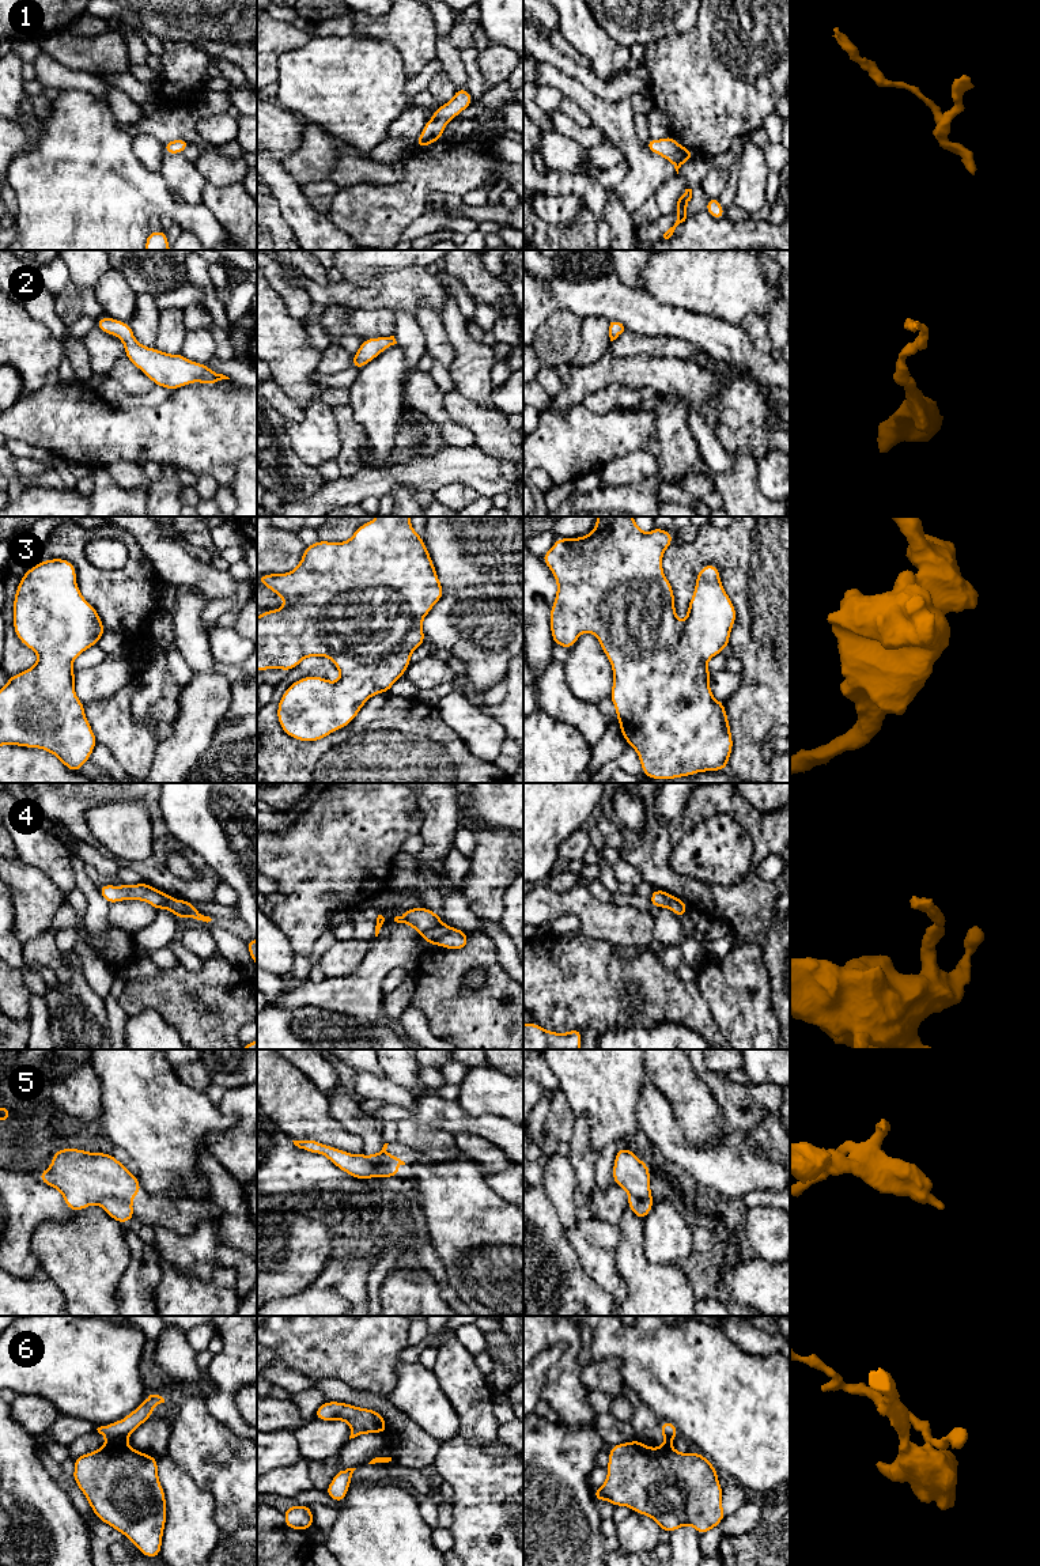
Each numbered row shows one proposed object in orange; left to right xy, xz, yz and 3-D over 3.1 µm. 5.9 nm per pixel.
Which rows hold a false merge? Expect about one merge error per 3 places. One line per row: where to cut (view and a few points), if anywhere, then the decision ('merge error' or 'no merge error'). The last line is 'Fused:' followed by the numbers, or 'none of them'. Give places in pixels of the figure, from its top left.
1: no cut; no merge error
2: no cut; no merge error
3: no cut; no merge error
4: cut in xz along (443, 925), (430, 929), (422, 935); merge error
5: cut in xy along (98, 1202), (106, 1196), (117, 1196), (131, 1205); merge error
6: cut in xy along (108, 1441), (124, 1442); merge error
Fused: 4, 5, 6

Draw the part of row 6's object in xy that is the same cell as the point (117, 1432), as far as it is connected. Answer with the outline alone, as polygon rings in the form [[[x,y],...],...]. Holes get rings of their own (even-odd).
[[[150,1395],[135,1411],[129,1412],[122,1421],[101,1426],[97,1430],[105,1437],[106,1442],[125,1442],[140,1425],[151,1418],[152,1410],[160,1403],[164,1403],[162,1396]]]

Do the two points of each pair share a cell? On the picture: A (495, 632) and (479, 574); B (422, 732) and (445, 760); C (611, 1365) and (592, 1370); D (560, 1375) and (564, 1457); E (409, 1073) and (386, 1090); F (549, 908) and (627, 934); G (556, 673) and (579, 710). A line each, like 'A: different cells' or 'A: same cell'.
A: different cells
B: same cell
C: same cell
D: different cells
E: different cells
F: same cell
G: same cell

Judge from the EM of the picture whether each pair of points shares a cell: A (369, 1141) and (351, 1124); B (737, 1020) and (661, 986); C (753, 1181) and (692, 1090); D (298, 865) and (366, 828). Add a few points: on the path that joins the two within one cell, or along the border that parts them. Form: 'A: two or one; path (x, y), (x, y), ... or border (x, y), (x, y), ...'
A: one; path (366, 1135), (356, 1126)
B: two; border (699, 991), (718, 1029), (723, 1035)
C: two; border (728, 1131), (711, 1145), (691, 1143)
D: one; path (316, 851), (326, 851), (350, 831)

